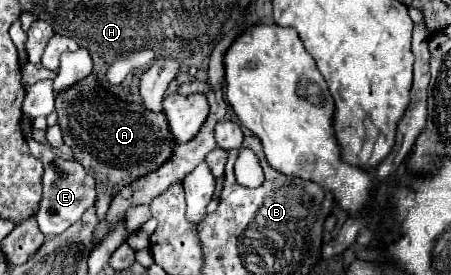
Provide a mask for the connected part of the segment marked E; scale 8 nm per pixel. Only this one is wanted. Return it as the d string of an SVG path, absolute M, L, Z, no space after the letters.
M33 137L27 139L29 151L33 157L41 159L45 165L45 173L43 173L43 199L37 211L37 223L39 229L43 231L43 235L53 237L63 233L67 227L71 227L77 219L81 219L81 215L95 205L95 197L97 197L97 187L95 187L95 179L85 173L85 169L81 167L81 163L77 163L75 159L61 159L53 153L53 147L49 143L39 143Z

